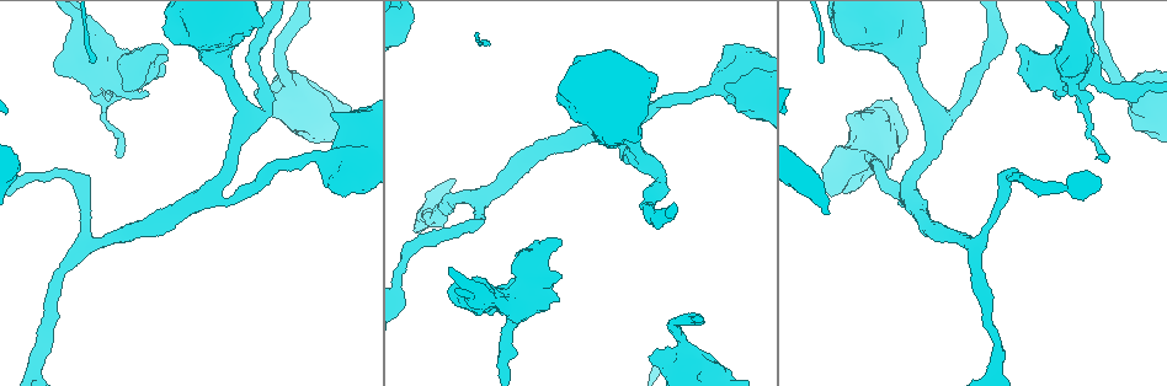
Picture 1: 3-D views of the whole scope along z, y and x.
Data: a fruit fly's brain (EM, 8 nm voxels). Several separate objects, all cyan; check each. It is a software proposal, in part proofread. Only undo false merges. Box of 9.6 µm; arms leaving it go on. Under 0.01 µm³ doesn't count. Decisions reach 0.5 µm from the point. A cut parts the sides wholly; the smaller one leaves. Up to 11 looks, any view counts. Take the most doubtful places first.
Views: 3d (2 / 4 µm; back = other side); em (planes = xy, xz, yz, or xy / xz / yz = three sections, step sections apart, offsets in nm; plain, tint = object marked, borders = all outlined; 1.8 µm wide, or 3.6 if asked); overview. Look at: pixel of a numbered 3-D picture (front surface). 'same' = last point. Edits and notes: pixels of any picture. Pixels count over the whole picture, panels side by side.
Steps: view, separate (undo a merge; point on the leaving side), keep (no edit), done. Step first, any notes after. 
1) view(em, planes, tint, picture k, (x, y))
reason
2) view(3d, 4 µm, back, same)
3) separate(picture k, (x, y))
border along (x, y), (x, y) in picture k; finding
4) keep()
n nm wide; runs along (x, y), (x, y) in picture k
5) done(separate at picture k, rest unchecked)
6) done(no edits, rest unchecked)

view(em, 3.6 µm, xy, step 8, tint, picture 1, (290, 93))
calibre changes

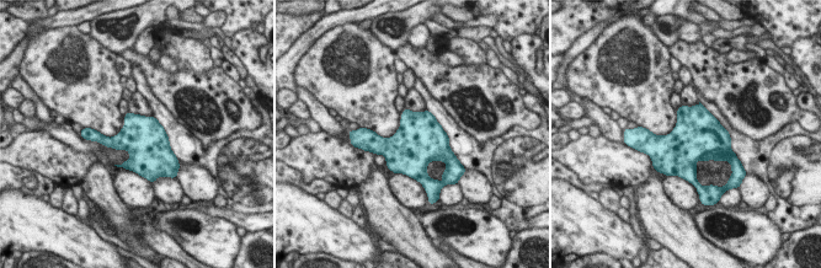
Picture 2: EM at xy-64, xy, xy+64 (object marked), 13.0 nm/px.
keep()
all the same cell

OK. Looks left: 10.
view(3d, 4 µm, back, picture 1, (1090, 74))
sudden change in width

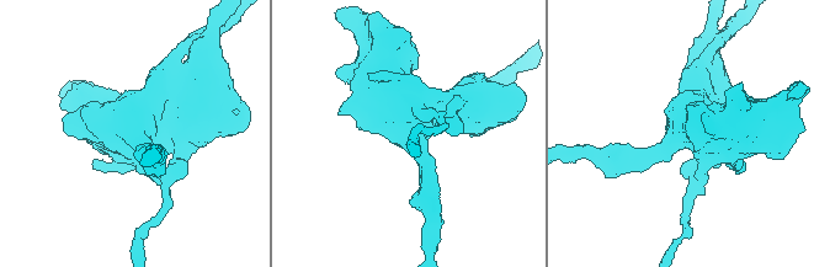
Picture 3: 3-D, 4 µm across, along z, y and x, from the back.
view(em, 3.6 µm, yz, step 8, tint, picture 3, (133, 131))
now the EM

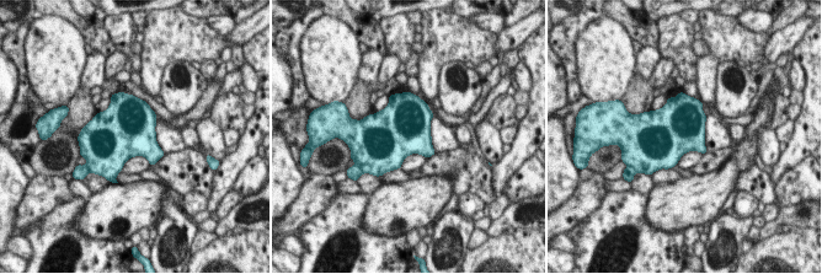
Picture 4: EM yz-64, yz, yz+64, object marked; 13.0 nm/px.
view(em, 3.6 µm, planes, tint, same)

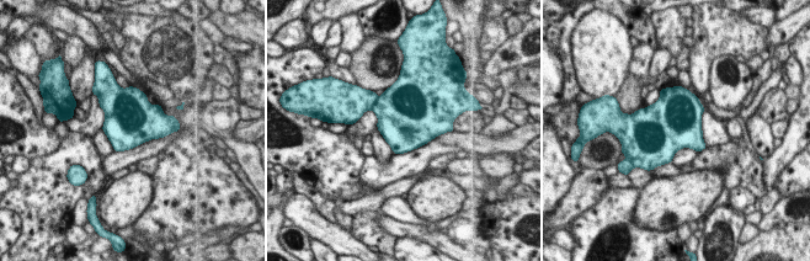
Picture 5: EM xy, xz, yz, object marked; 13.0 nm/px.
separate(picture 5, (356, 101))
two cells meet here

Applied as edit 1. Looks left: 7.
view(overview)

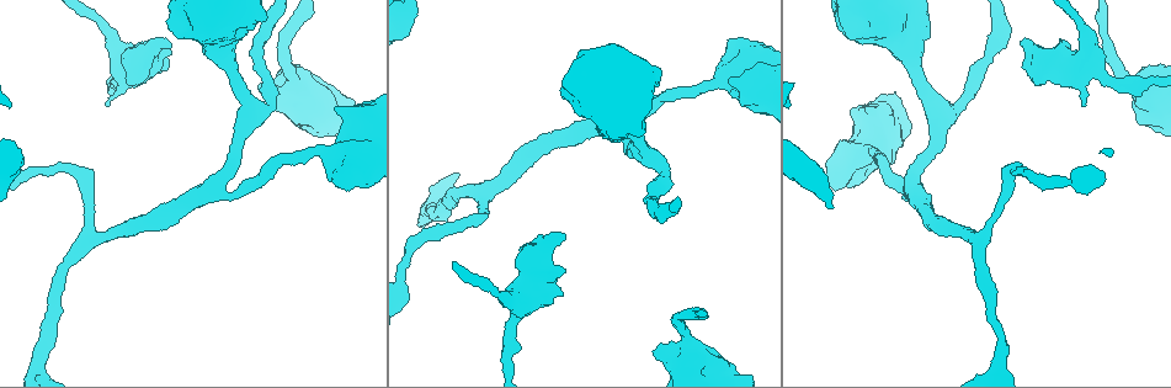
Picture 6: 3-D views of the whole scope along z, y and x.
view(em, 3.6 µm, xy, step 8, tint, picture 6, (363, 158))
thick turns thin

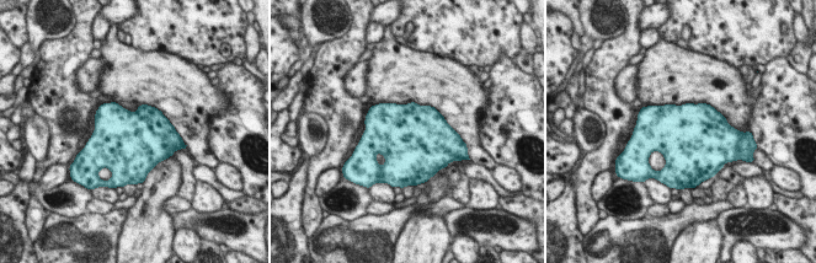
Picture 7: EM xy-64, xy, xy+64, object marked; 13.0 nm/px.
view(em, 3.6 µm, planes, tint, same)

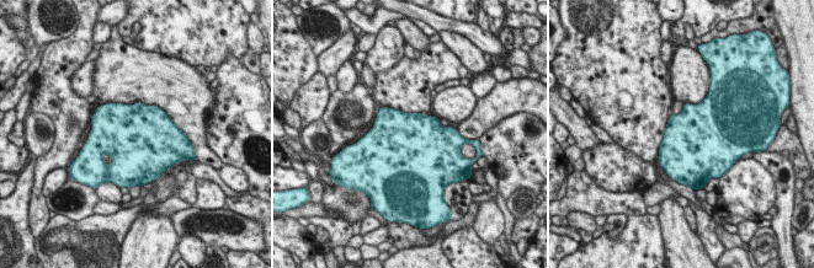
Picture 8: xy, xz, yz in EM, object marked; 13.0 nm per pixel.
keep()
all the same cell

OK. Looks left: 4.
view(3d, 2 µm, picture 6, (215, 186))
branch point

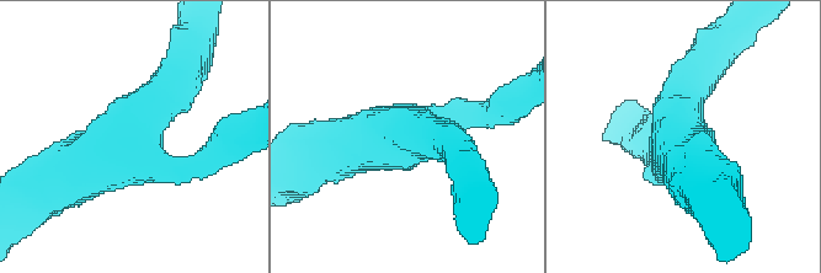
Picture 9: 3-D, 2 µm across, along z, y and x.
view(em, planes, borders, picture 9, (131, 139))

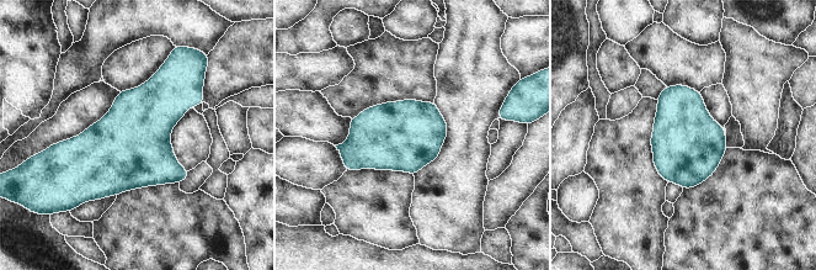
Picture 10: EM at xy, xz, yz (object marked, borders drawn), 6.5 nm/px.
keep()
460 nm wide; one cell here

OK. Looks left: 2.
done(separate at picture 5, rest unchecked)

